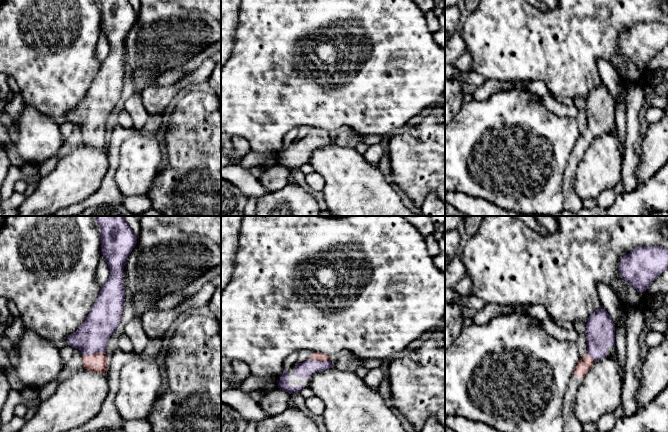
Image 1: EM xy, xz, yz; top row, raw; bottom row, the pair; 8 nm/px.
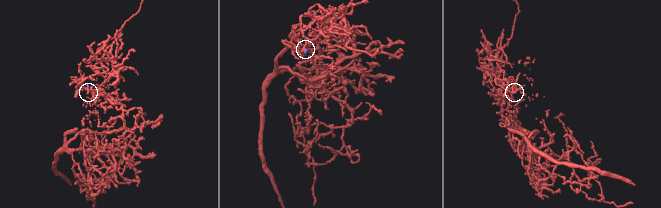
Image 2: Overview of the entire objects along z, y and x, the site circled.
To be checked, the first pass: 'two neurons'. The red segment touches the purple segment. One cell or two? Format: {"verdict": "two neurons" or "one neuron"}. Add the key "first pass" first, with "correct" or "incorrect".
{"first pass": "incorrect", "verdict": "one neuron"}

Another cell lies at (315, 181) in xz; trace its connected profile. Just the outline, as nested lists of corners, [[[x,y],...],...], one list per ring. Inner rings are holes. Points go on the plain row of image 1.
[[[315,171],[306,175],[306,182],[314,191],[322,191],[324,179]]]

